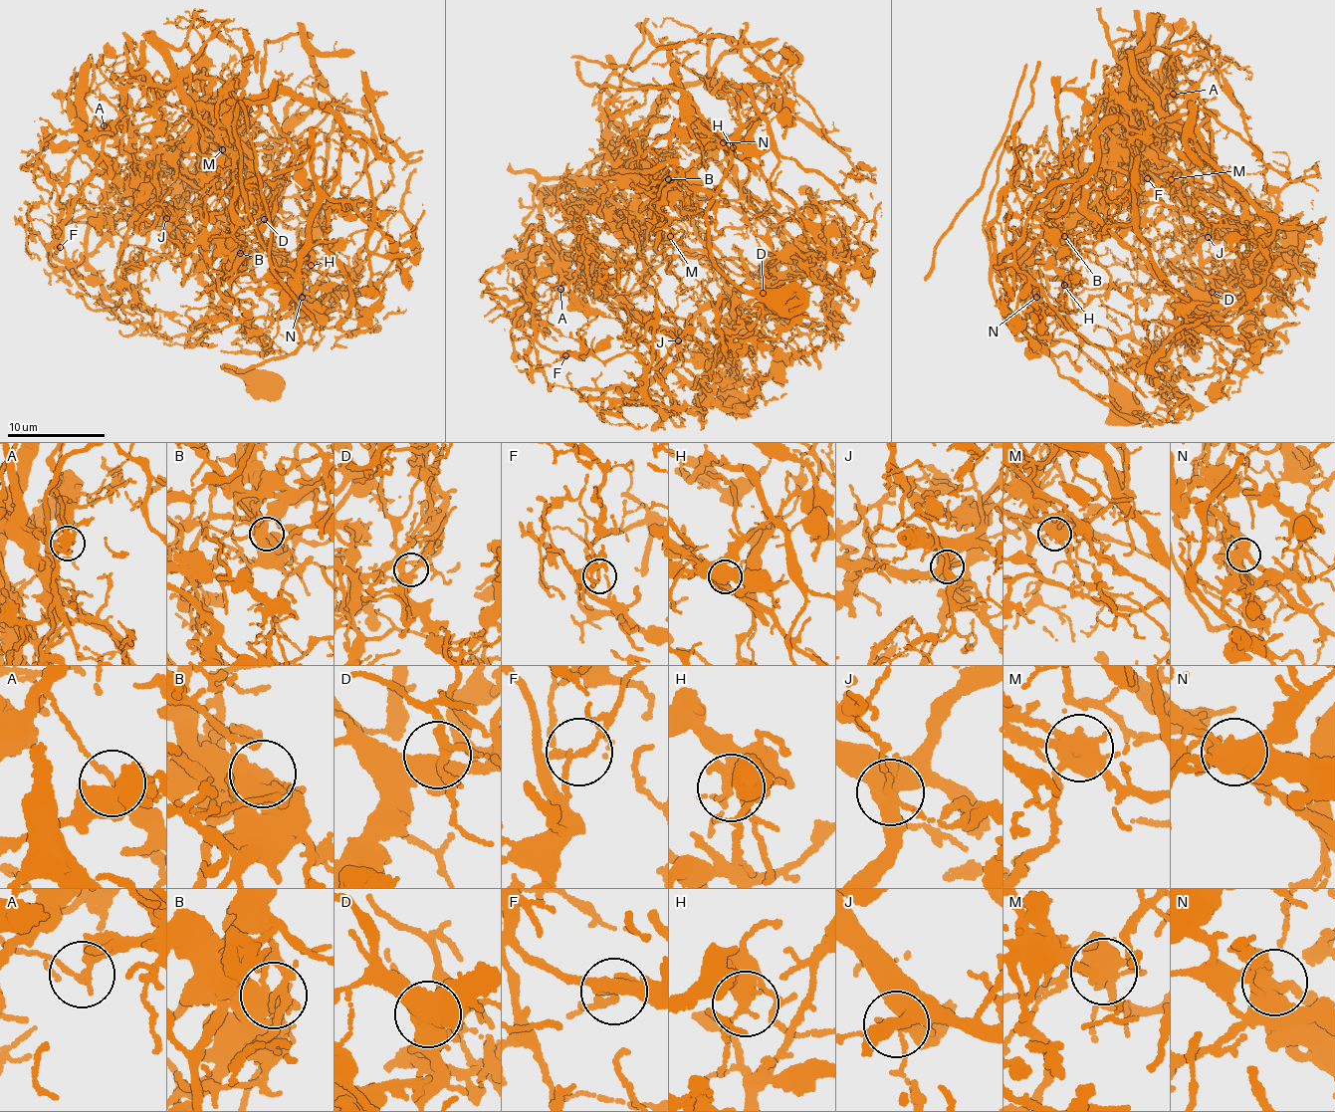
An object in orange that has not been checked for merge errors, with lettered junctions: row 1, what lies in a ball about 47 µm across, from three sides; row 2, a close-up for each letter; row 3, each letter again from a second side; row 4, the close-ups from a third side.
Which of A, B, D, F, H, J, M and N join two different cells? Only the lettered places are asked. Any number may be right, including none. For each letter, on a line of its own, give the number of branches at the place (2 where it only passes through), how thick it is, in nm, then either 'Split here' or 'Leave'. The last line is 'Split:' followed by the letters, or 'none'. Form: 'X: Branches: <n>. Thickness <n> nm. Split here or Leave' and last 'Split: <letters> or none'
A: Branches: 2. Thickness 180 nm. Split here
B: Branches: 4. Thickness 400 nm. Split here
D: Branches: 4. Thickness 360 nm. Leave
F: Branches: 2. Thickness 170 nm. Leave
H: Branches: 5. Thickness 340 nm. Leave
J: Branches: 4. Thickness 380 nm. Split here
M: Branches: 6. Thickness 500 nm. Split here
N: Branches: 4. Thickness 480 nm. Leave
Split: A, B, J, M

